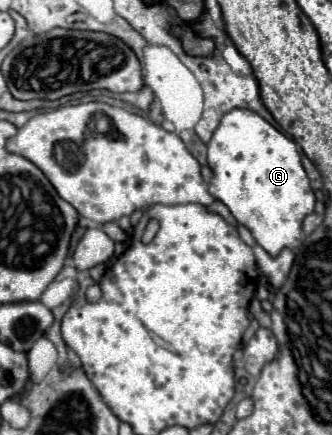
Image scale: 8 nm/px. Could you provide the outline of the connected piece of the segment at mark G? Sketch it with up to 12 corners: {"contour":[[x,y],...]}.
{"contour":[[224,114],[210,194],[270,256],[302,242],[314,192],[292,138]]}

